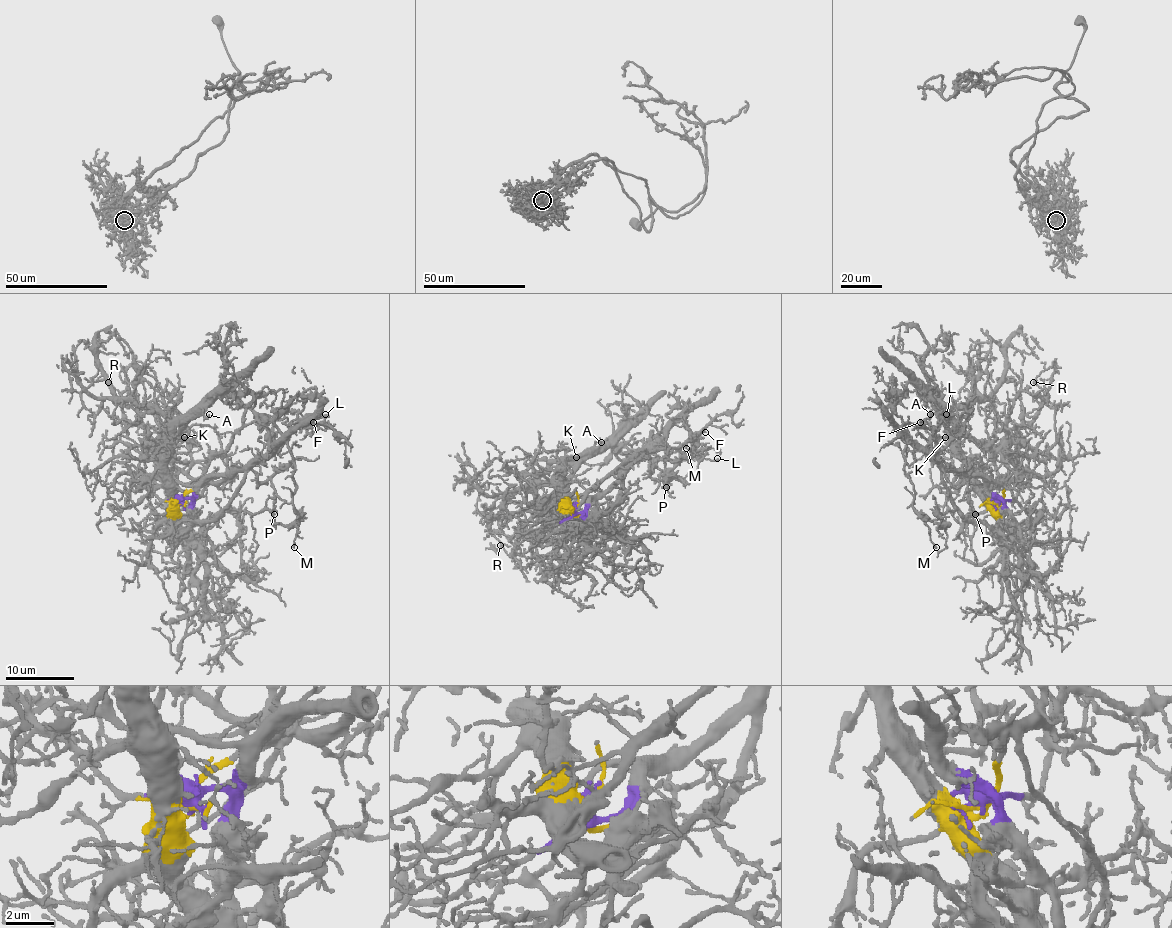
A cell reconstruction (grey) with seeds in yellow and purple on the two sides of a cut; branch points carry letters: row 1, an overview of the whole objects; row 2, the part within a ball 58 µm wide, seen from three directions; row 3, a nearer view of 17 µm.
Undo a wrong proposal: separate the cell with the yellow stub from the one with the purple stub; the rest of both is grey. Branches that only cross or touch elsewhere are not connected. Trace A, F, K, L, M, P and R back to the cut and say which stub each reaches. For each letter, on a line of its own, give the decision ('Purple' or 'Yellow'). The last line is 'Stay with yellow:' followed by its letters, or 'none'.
A: Yellow
F: Purple
K: Yellow
L: Purple
M: Purple
P: Purple
R: Yellow
Stay with yellow: A, K, R

